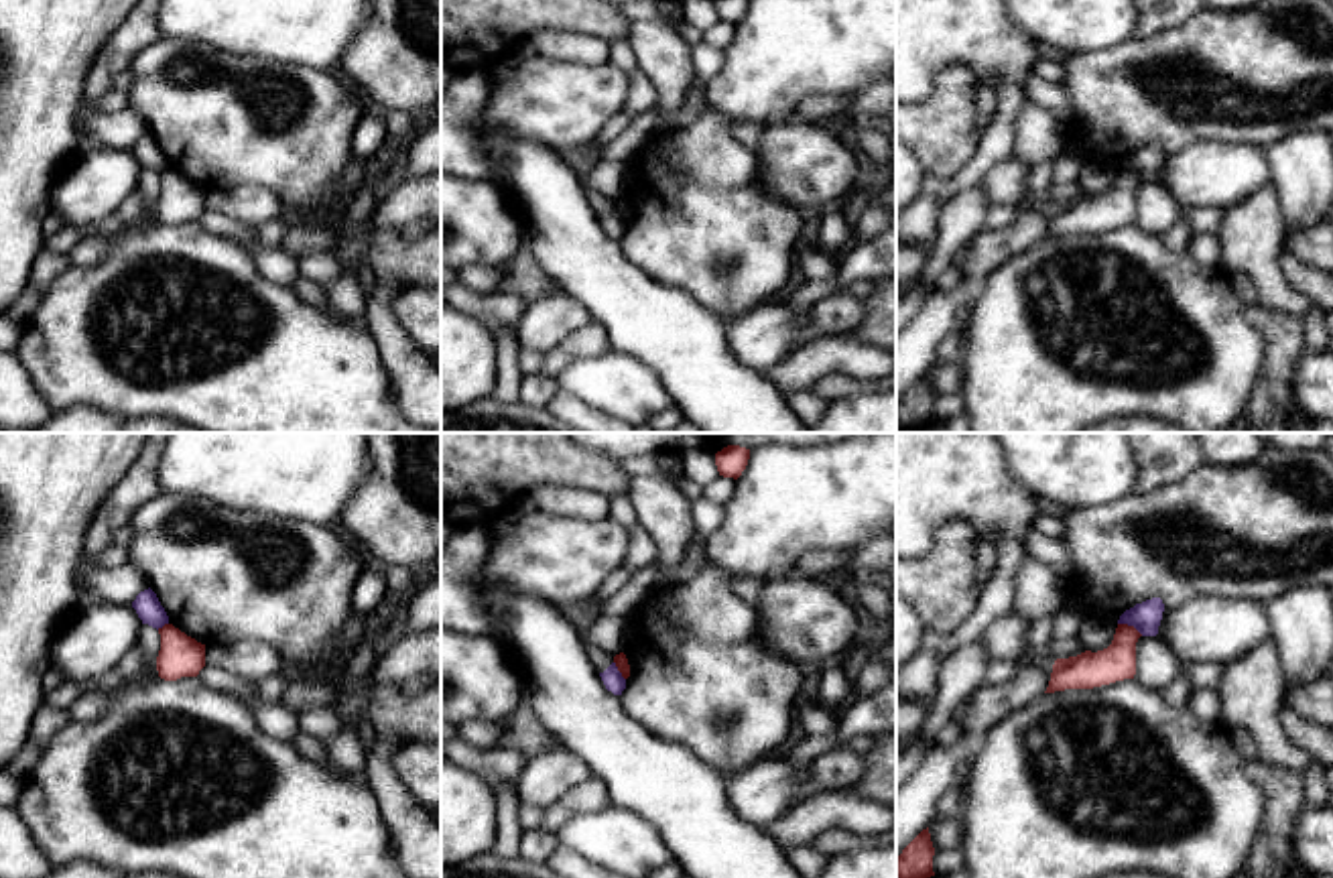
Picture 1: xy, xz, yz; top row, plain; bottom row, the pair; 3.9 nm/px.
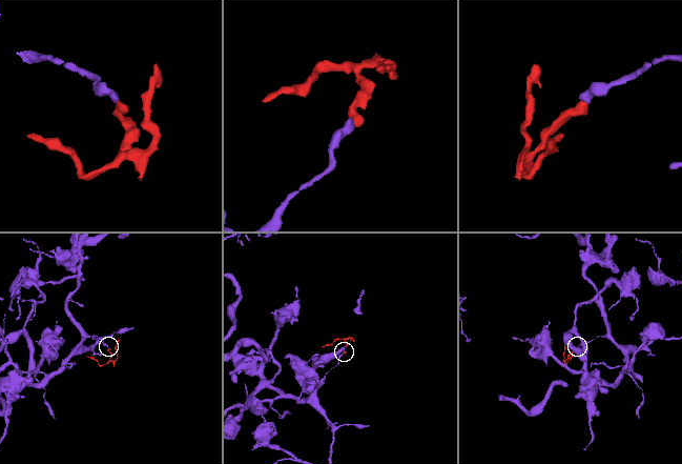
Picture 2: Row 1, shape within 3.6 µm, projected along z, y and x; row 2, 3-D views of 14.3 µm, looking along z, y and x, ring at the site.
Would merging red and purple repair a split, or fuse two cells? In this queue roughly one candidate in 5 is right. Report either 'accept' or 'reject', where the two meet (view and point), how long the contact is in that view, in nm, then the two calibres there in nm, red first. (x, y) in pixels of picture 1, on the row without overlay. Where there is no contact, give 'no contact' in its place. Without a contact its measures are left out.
reject; contact yz (1130, 171); length 120 nm; calibres 140 and 120 nm

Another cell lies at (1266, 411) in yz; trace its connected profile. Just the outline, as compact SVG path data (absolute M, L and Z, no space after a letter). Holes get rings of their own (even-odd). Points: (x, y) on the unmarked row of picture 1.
M1260 303L1246 305L1244 313L1264 341L1262 370L1244 415L1219 433L1286 433L1294 368L1307 350L1303 321Z

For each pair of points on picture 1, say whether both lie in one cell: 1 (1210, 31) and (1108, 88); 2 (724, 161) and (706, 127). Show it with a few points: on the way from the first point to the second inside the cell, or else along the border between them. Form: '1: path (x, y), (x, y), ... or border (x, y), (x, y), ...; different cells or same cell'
1: path (1181, 49), (1126, 59); same cell
2: path (716, 153), (708, 145), (708, 135); same cell

